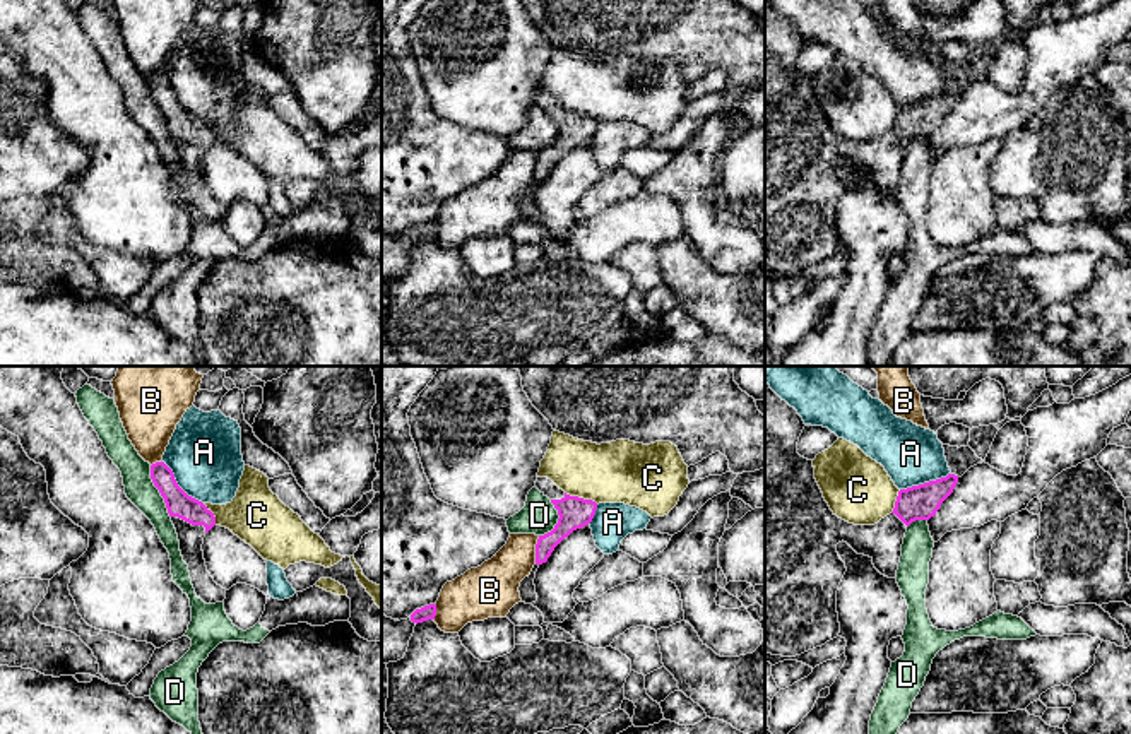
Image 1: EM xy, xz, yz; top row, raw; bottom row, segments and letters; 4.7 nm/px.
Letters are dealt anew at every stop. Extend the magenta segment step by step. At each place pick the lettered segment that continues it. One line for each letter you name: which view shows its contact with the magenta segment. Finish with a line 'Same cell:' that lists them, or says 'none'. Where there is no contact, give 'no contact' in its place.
Same cell: none

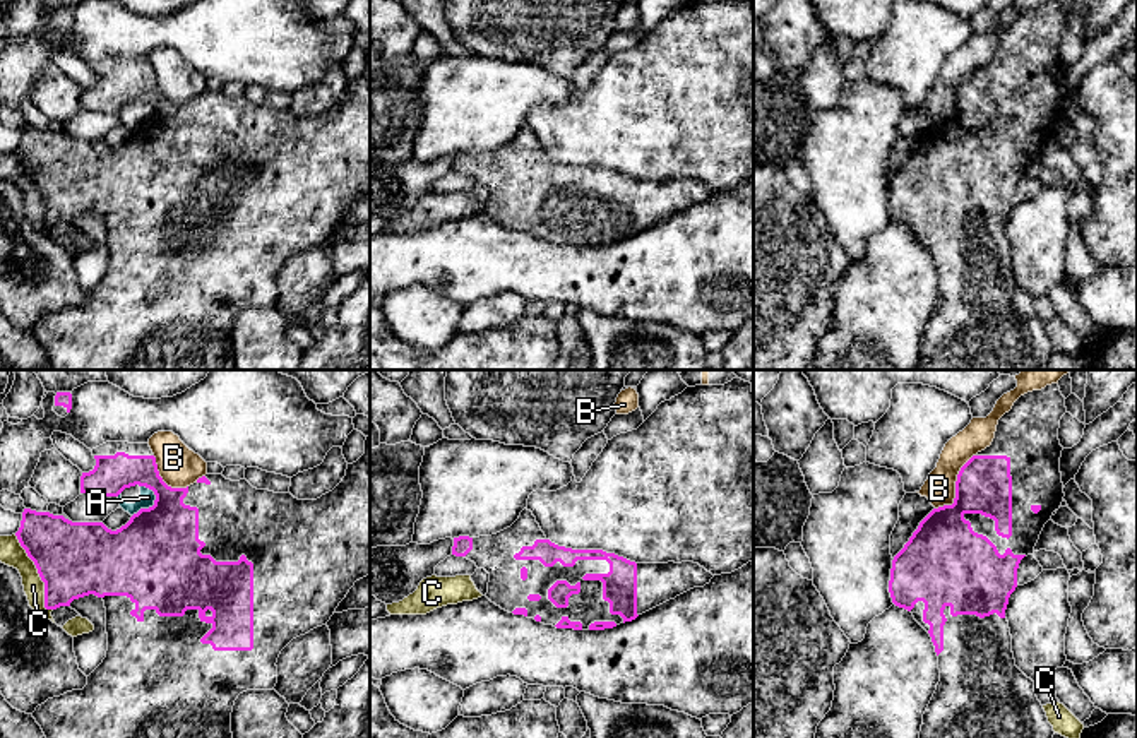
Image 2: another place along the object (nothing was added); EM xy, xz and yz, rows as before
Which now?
Same cell: none

